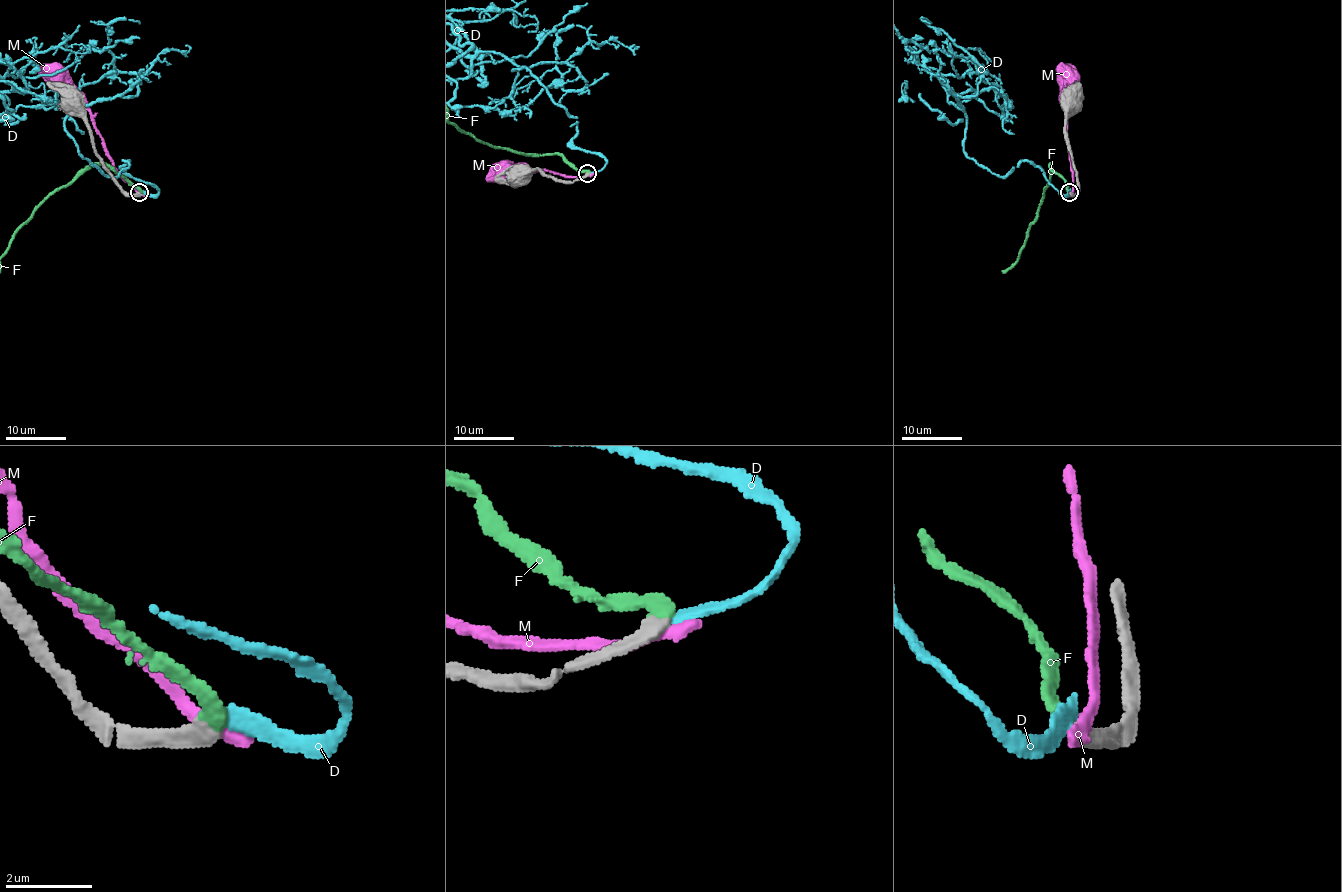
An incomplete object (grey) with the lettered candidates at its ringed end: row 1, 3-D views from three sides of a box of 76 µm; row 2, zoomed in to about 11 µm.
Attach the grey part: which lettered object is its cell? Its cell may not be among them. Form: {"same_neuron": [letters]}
{"same_neuron": ["F"]}

